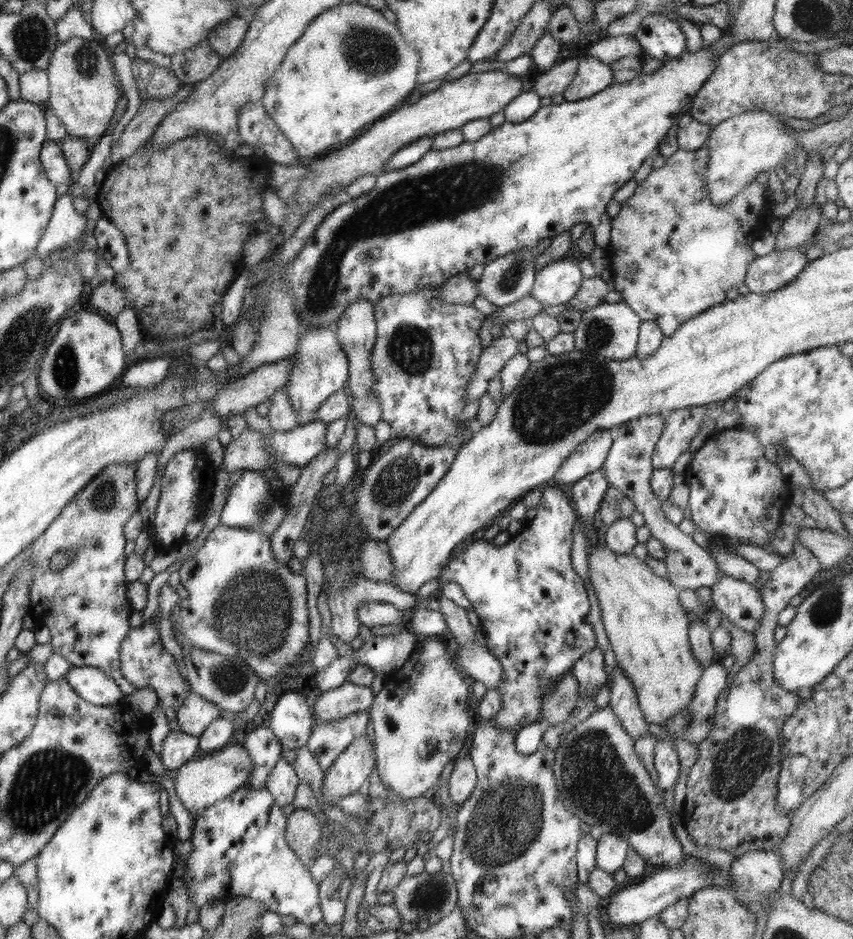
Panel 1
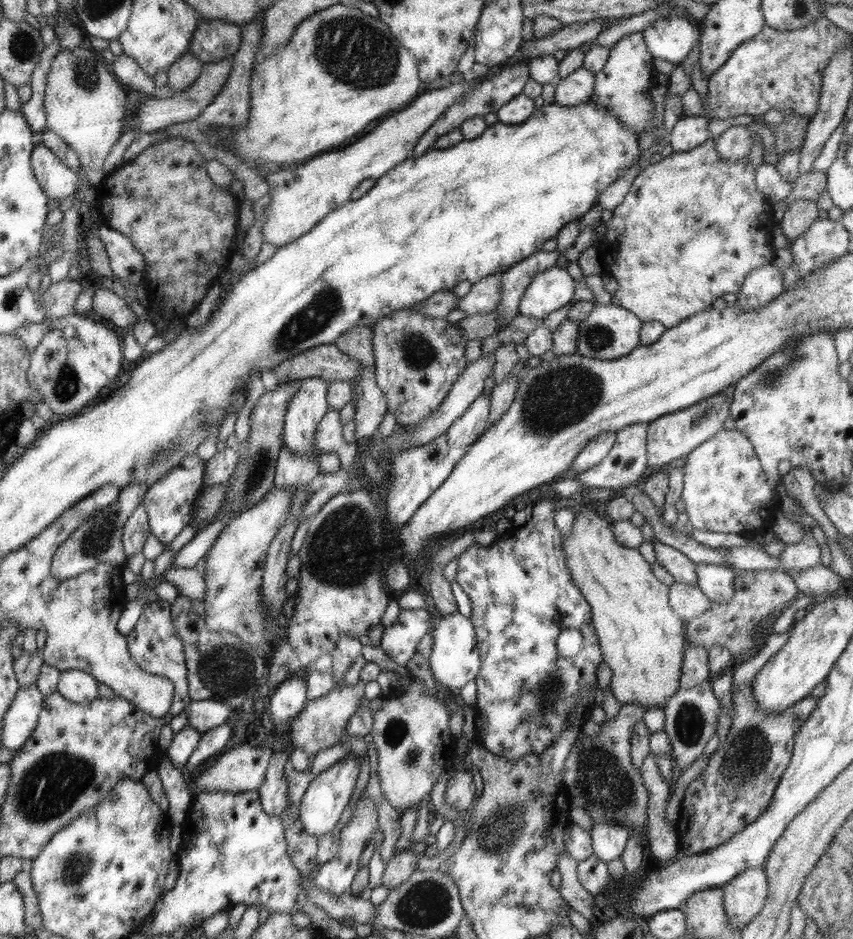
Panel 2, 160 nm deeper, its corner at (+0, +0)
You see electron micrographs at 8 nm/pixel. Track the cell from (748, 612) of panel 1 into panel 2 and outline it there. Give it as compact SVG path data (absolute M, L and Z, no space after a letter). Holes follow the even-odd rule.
M704 564L696 565L697 587L714 602L729 601L734 594L734 570L728 565Z

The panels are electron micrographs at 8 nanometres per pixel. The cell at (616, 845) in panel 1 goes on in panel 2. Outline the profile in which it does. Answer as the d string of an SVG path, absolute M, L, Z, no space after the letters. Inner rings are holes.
M593 821L589 831L592 839L593 855L602 861L621 858L632 832L616 821Z

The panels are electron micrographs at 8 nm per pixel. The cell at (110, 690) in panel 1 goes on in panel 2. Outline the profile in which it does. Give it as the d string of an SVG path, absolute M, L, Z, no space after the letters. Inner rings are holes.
M82 670L61 671L57 691L70 701L87 703L98 696L98 682Z

